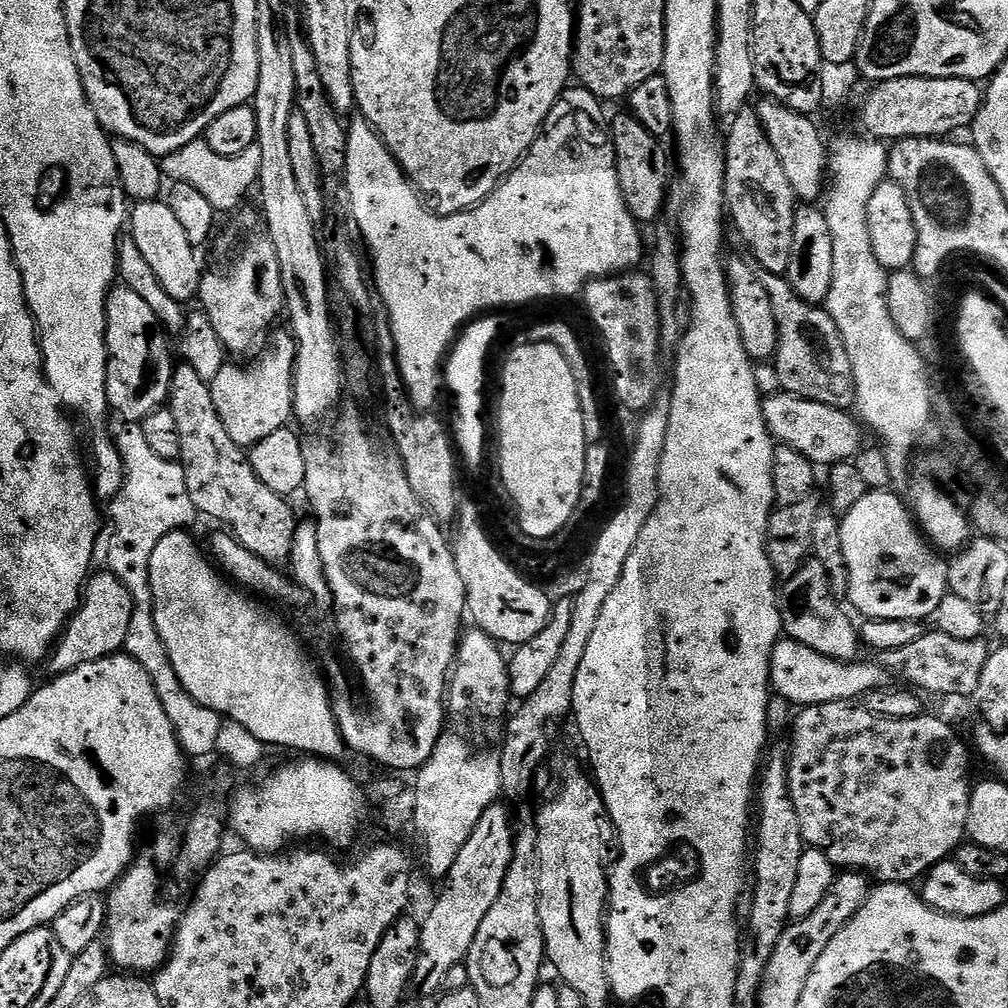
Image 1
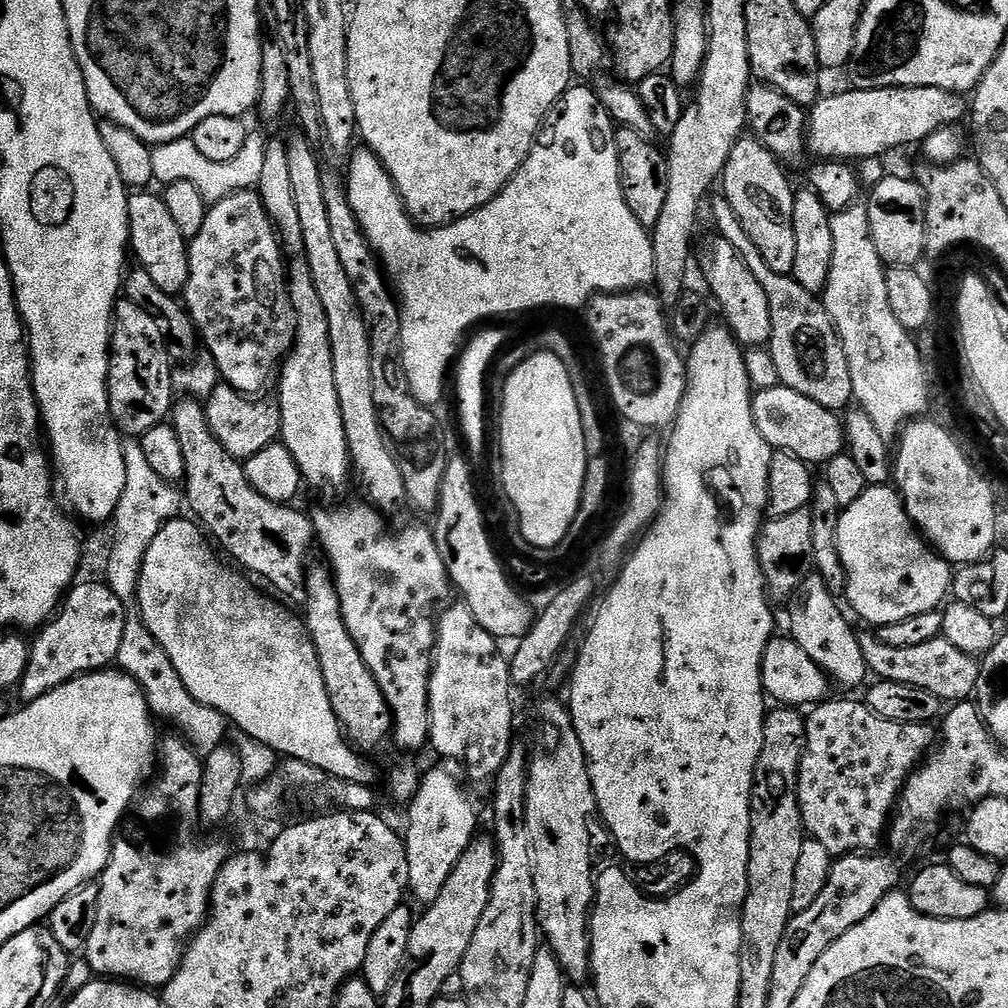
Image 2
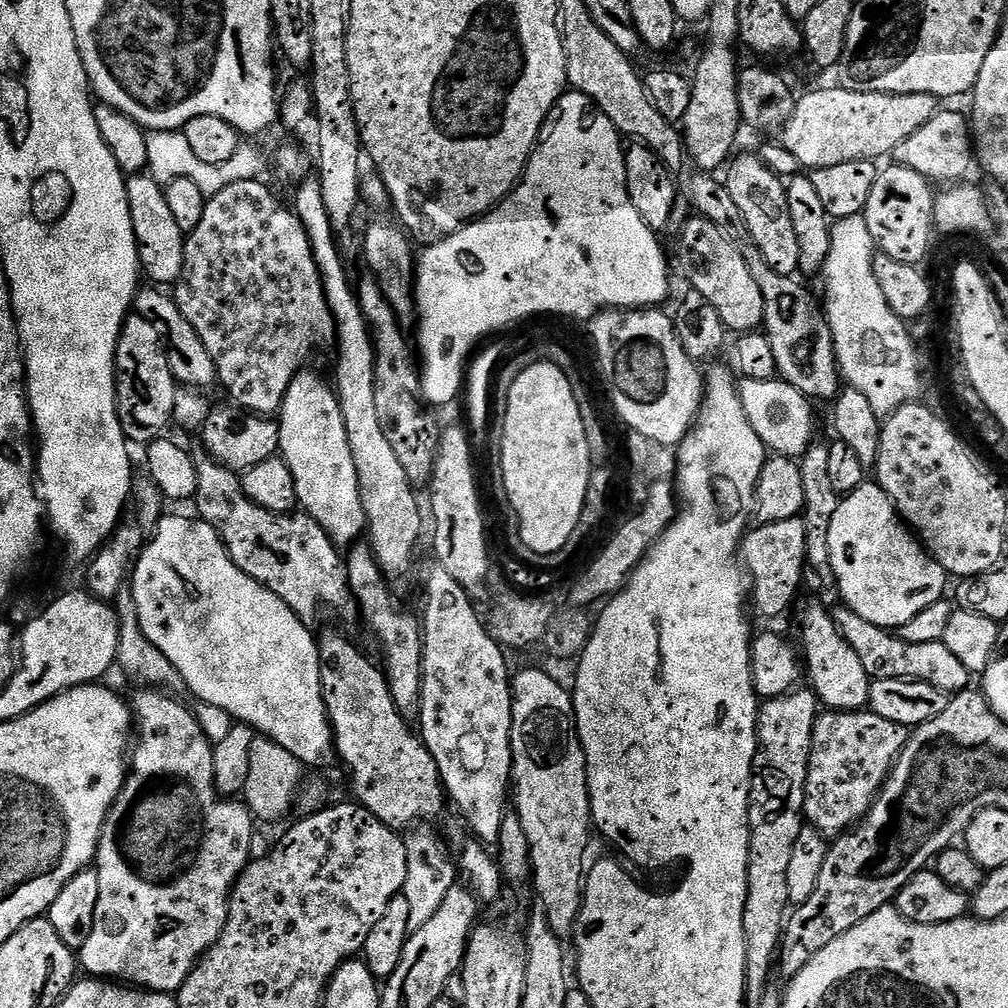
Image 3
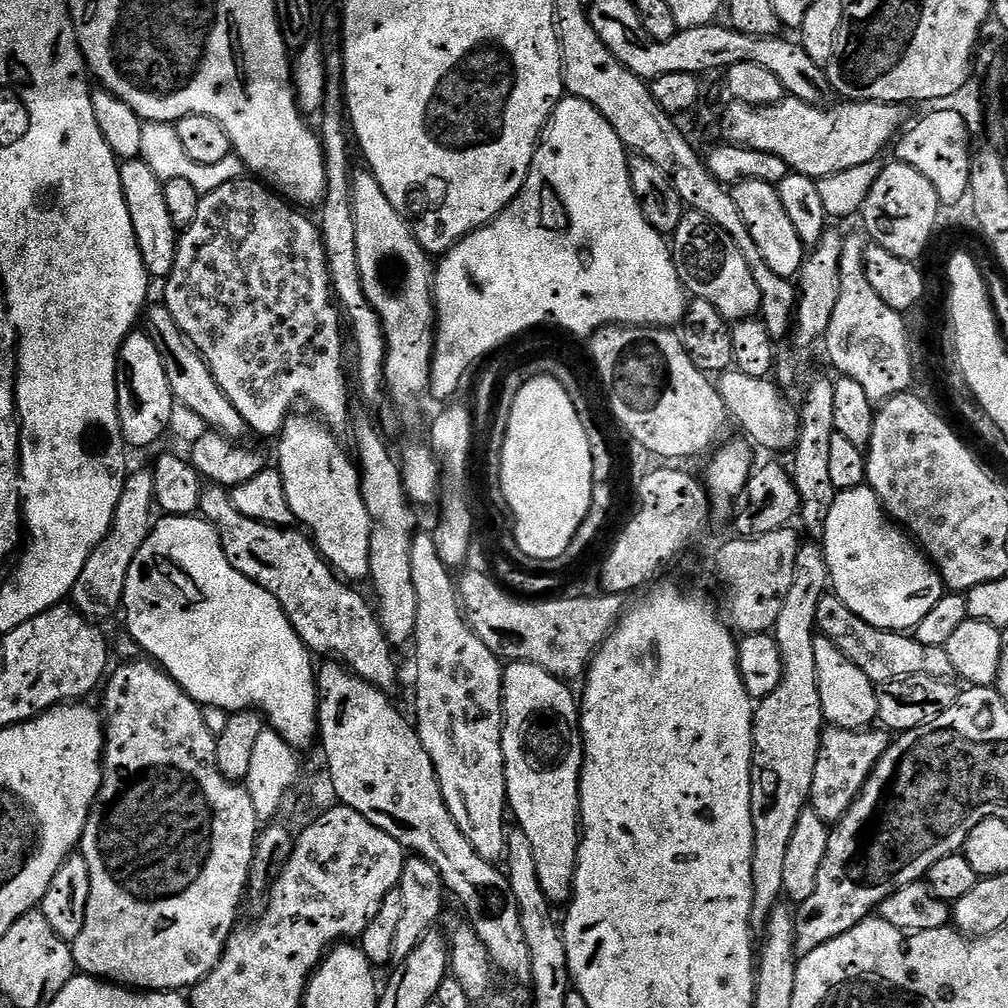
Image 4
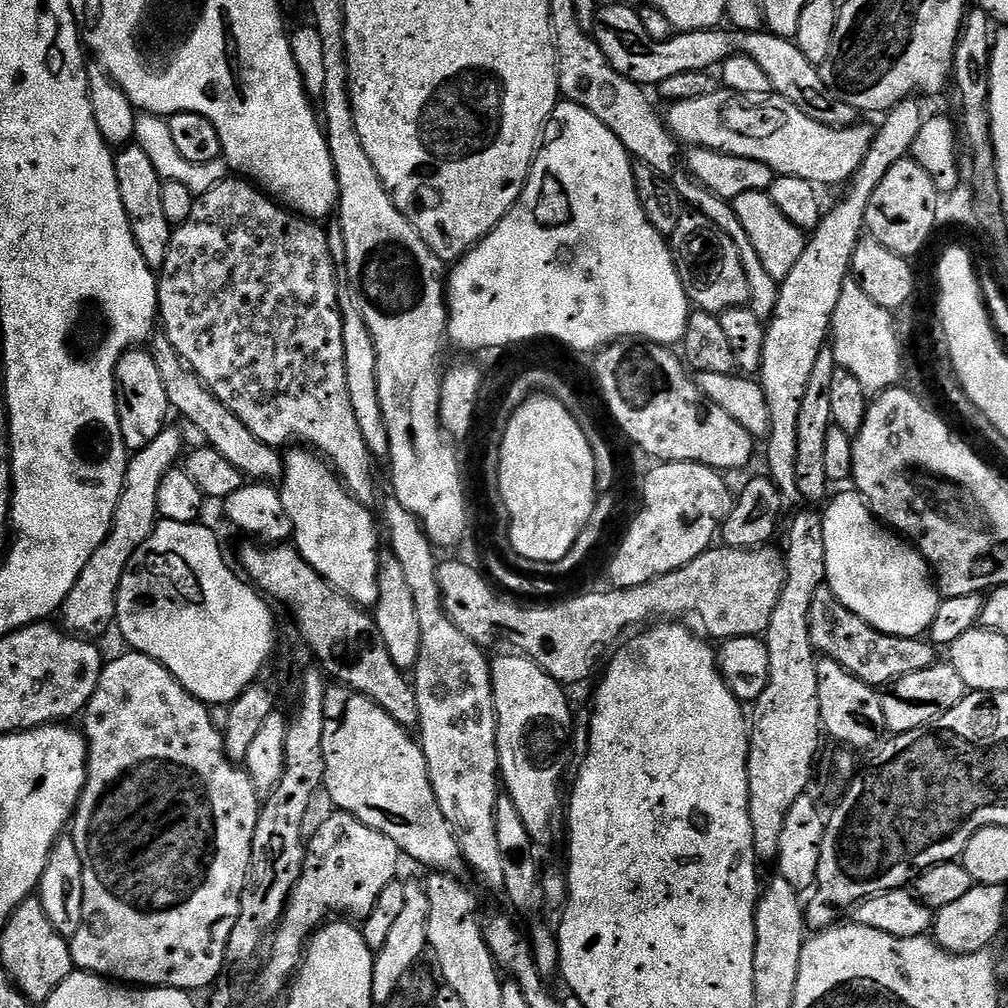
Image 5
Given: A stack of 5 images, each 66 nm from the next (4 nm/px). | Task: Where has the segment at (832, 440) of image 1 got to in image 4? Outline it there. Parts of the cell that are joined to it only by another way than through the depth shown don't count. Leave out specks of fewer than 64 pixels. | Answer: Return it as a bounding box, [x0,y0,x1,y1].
[718,370,800,453]

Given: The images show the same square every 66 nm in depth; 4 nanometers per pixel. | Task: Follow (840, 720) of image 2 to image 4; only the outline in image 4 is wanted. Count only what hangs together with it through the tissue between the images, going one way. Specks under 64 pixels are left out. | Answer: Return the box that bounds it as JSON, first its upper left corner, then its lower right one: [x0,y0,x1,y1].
[810,726,890,822]

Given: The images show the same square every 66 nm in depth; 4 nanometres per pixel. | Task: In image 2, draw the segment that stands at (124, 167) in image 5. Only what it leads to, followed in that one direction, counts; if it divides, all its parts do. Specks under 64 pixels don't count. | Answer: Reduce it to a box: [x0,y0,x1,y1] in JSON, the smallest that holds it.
[128,190,190,297]

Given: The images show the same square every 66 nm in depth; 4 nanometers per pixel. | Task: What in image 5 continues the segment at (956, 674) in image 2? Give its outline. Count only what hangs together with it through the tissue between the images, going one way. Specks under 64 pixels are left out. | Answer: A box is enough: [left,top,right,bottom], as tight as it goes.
[810,586,937,690]

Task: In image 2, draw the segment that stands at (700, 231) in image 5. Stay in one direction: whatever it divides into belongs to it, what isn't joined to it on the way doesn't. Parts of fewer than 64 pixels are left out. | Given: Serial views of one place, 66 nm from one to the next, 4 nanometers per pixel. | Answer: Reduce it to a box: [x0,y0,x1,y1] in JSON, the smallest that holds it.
[704,234,770,349]

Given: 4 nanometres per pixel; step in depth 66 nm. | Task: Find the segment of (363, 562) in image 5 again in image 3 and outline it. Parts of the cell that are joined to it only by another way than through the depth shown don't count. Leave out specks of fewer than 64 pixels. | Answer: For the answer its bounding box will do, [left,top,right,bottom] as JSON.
[278,370,366,546]

